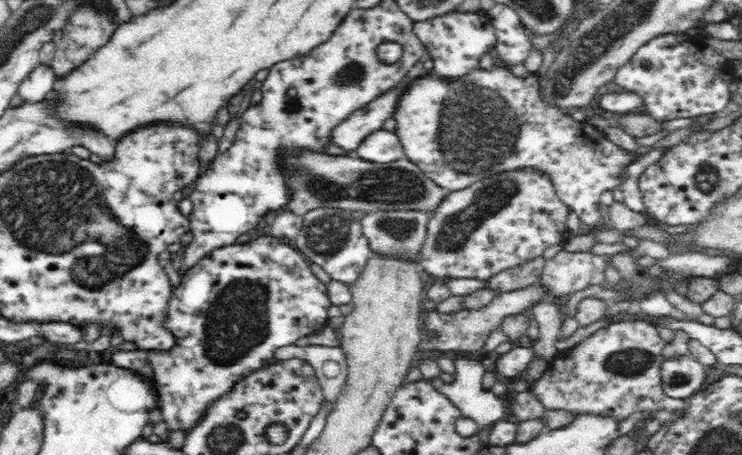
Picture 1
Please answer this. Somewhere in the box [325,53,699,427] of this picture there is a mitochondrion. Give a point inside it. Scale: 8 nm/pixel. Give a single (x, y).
(476, 129)

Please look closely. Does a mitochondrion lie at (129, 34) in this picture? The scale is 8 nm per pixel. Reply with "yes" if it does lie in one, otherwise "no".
no

